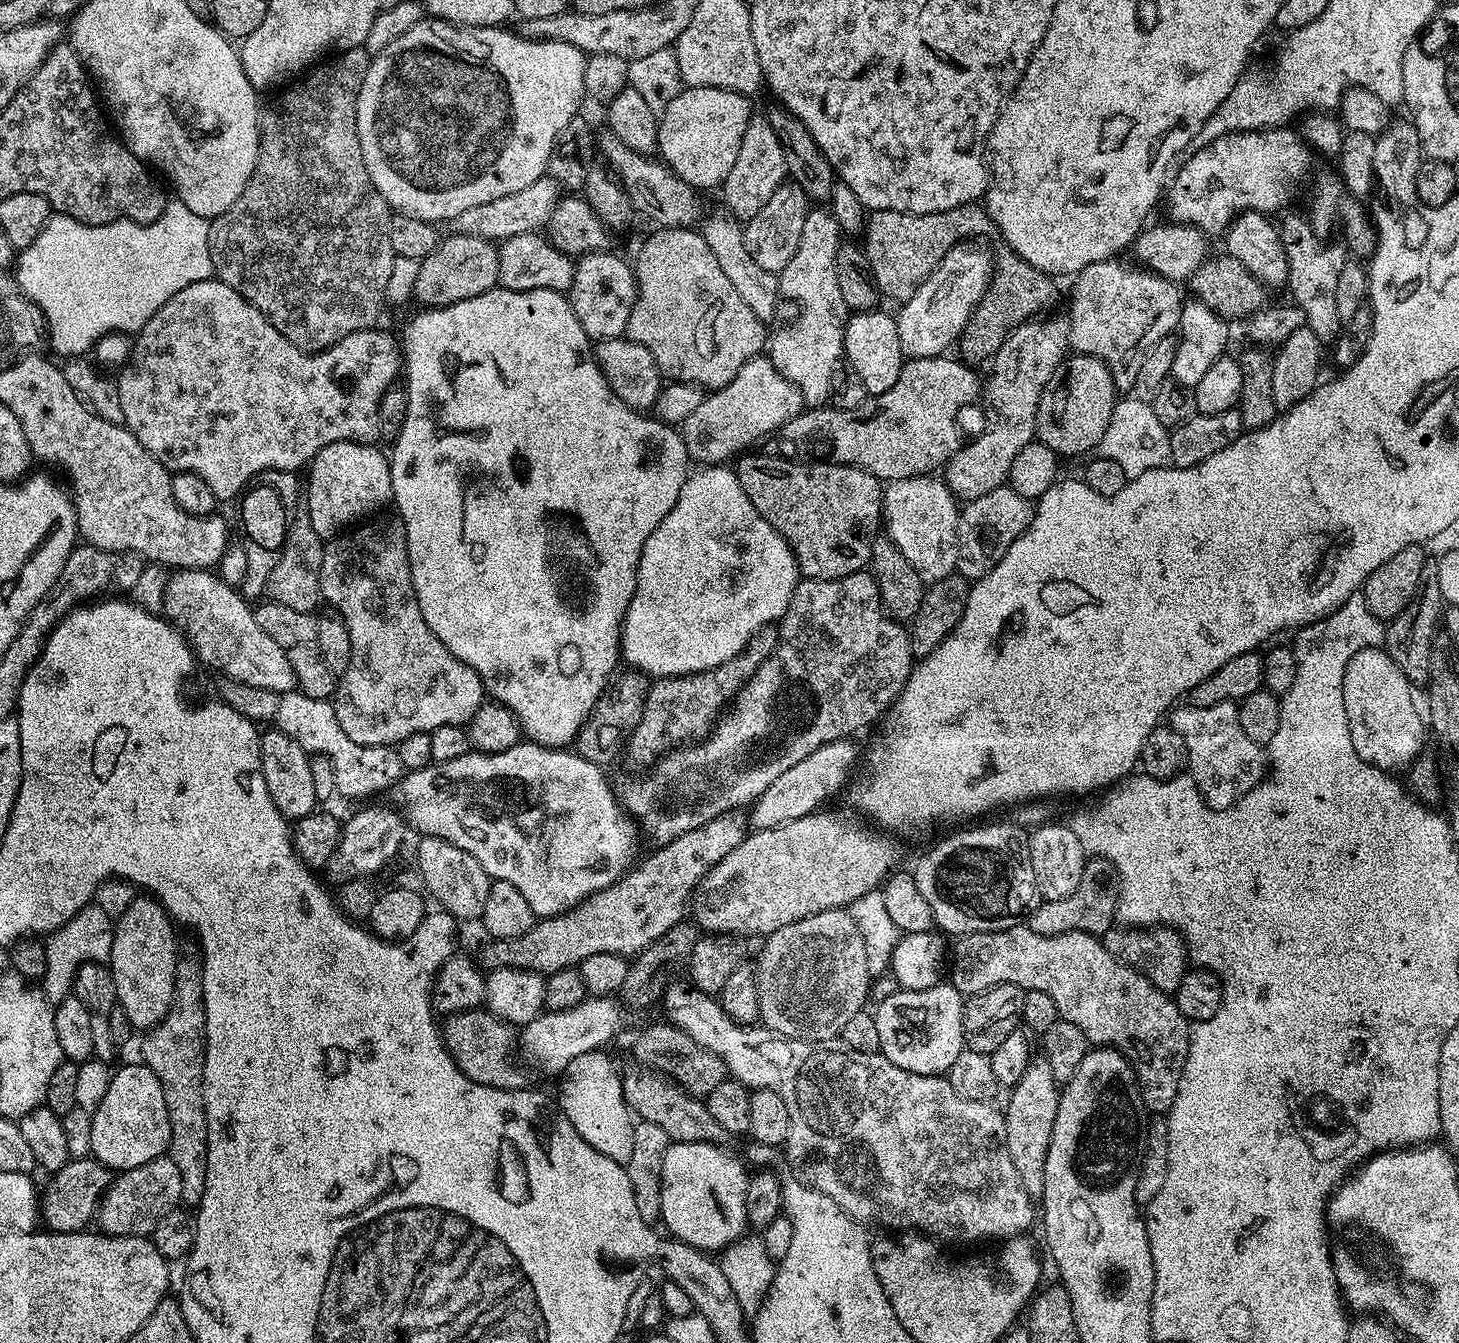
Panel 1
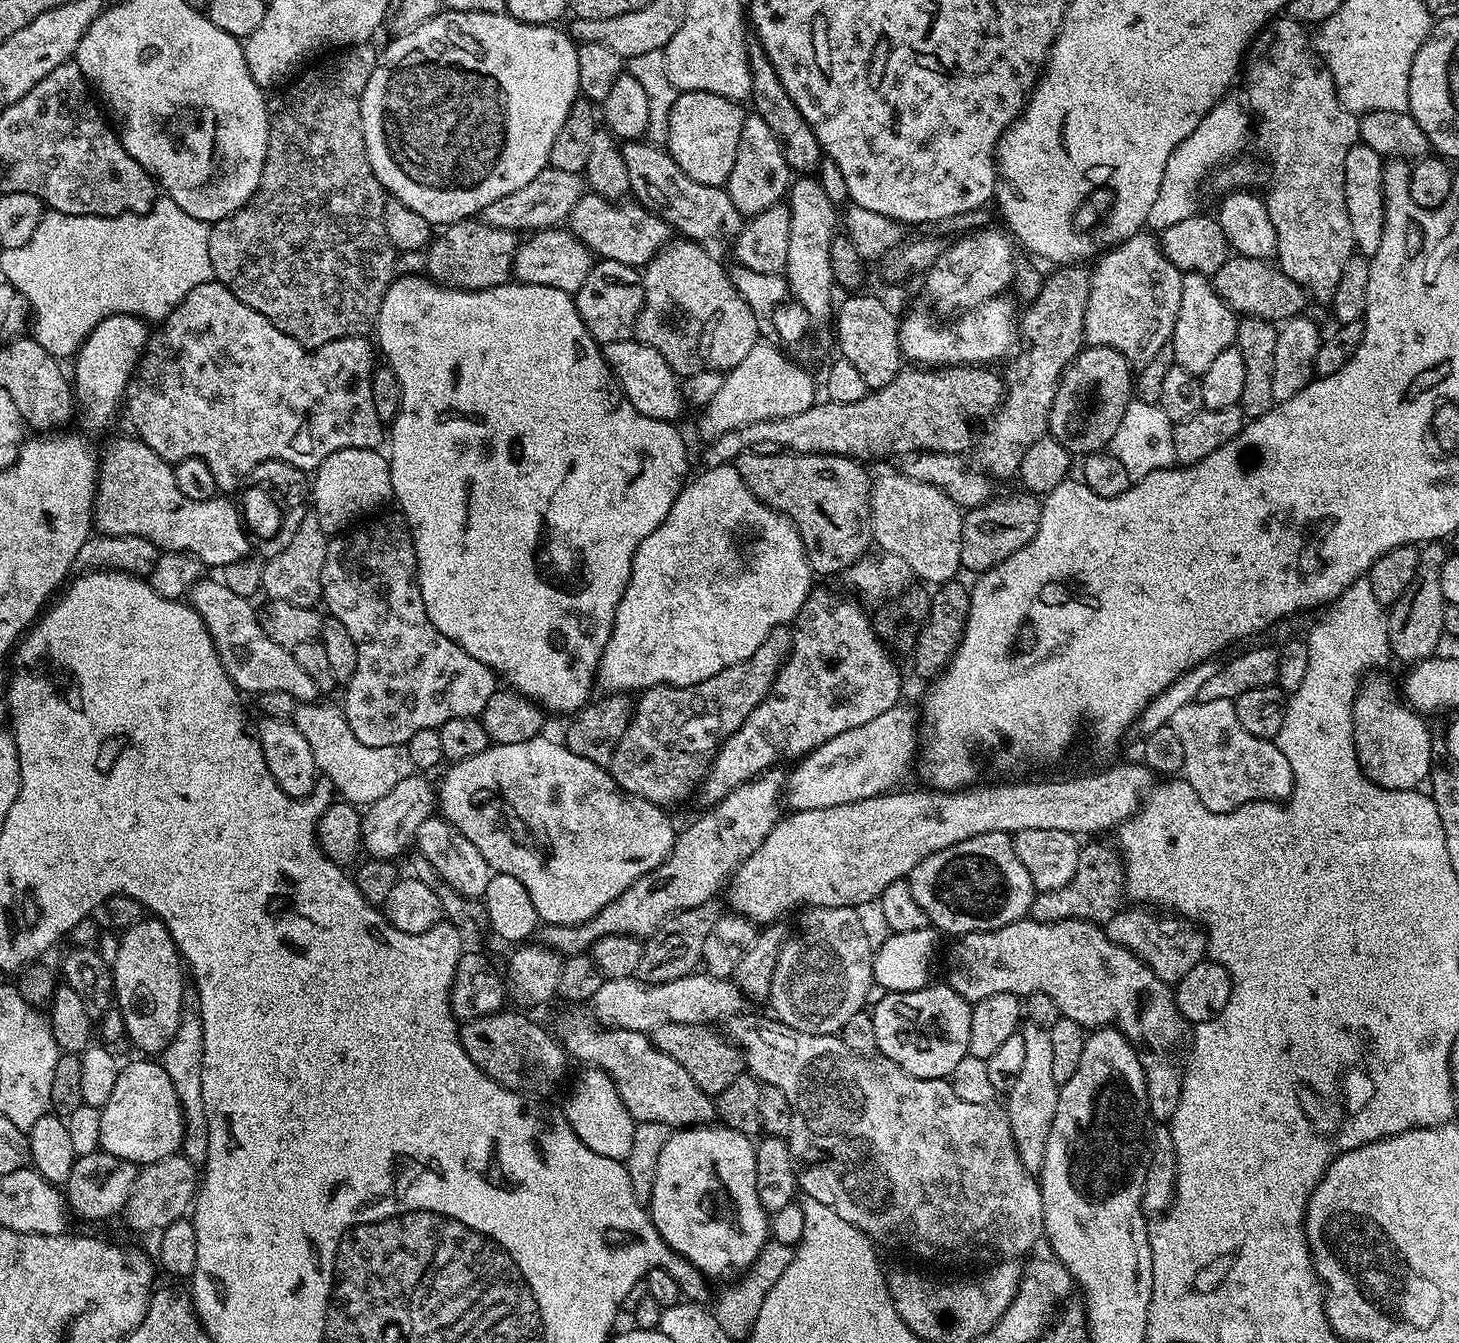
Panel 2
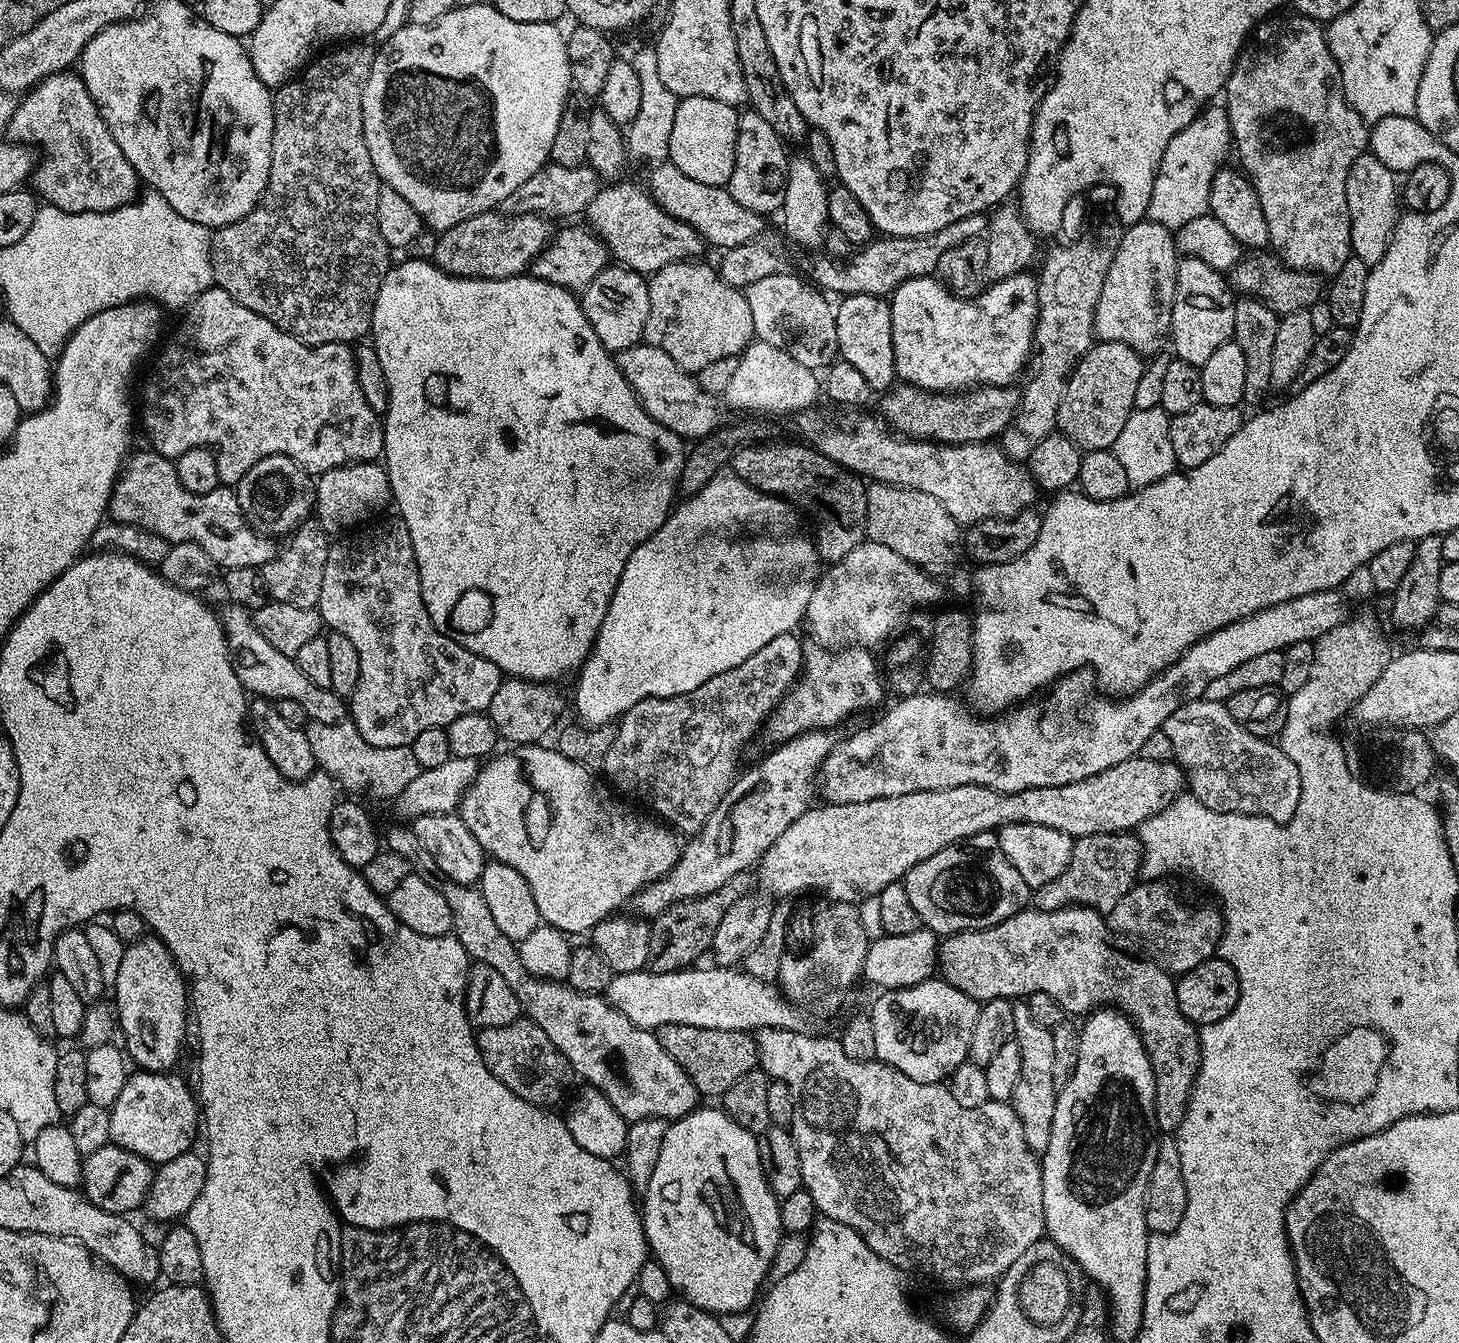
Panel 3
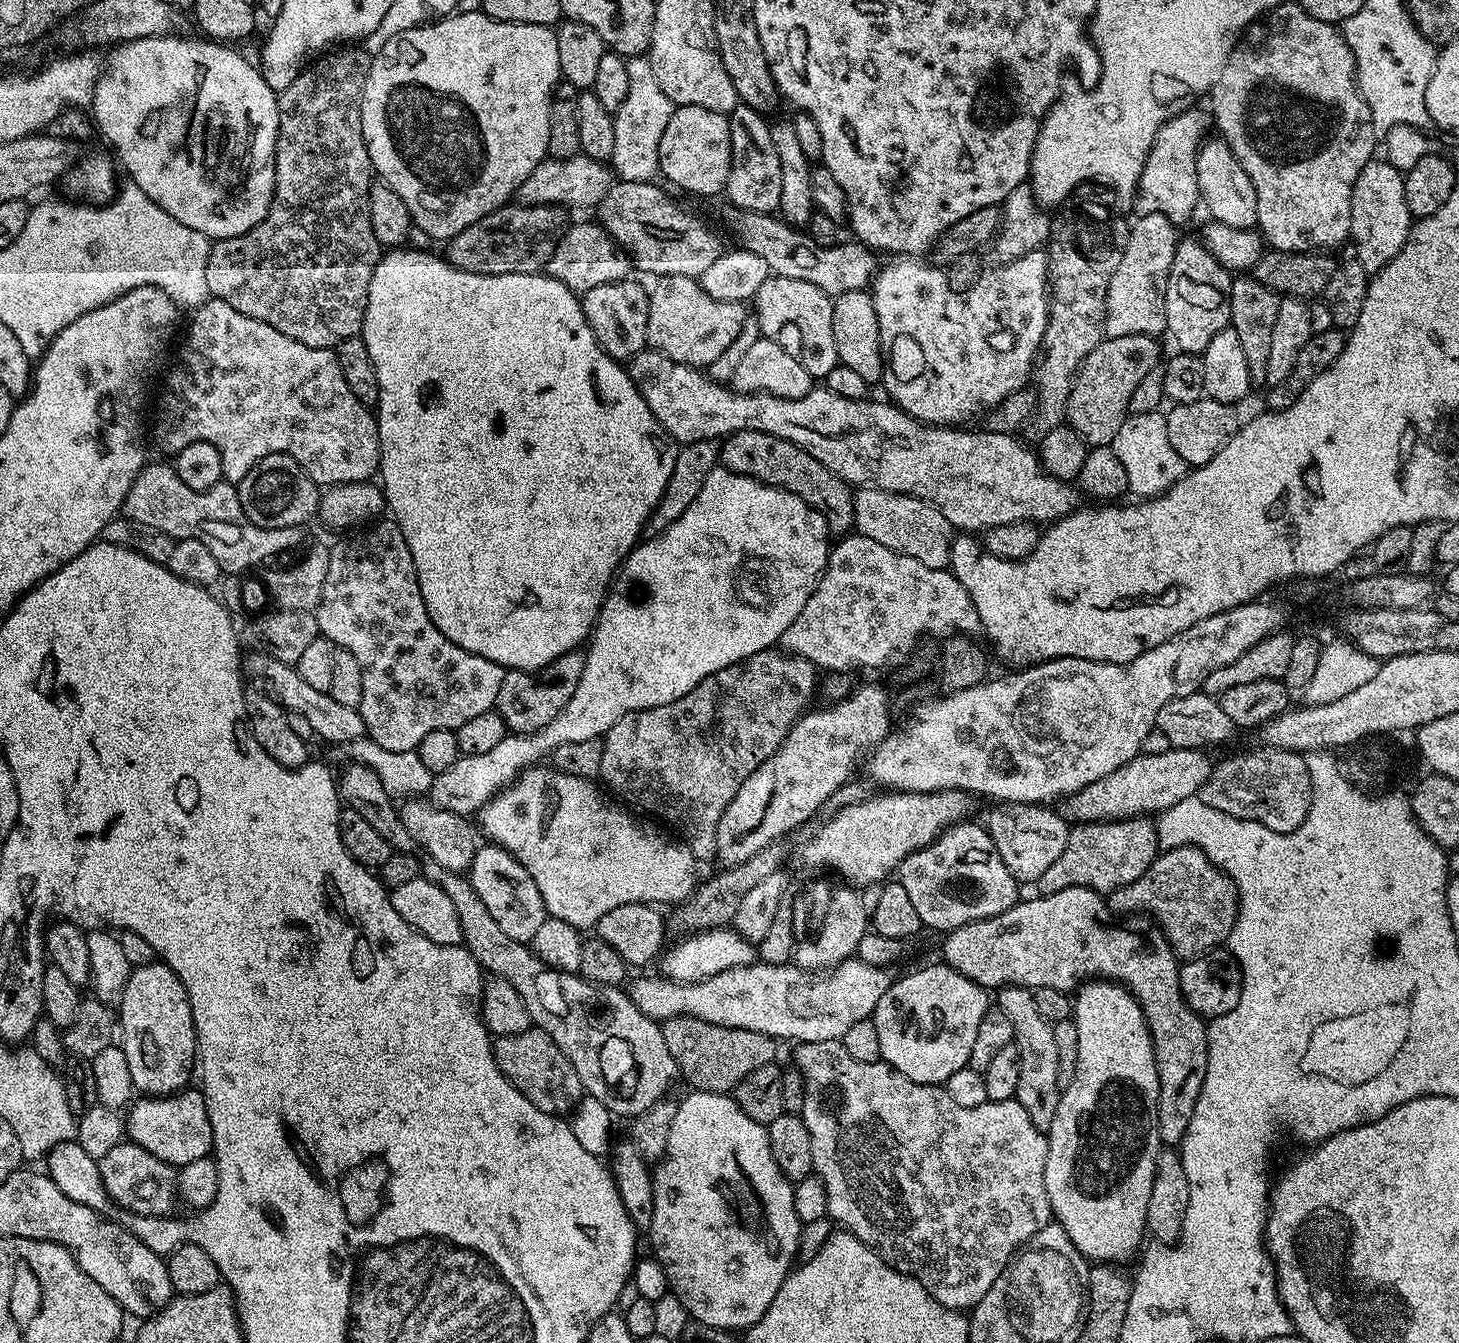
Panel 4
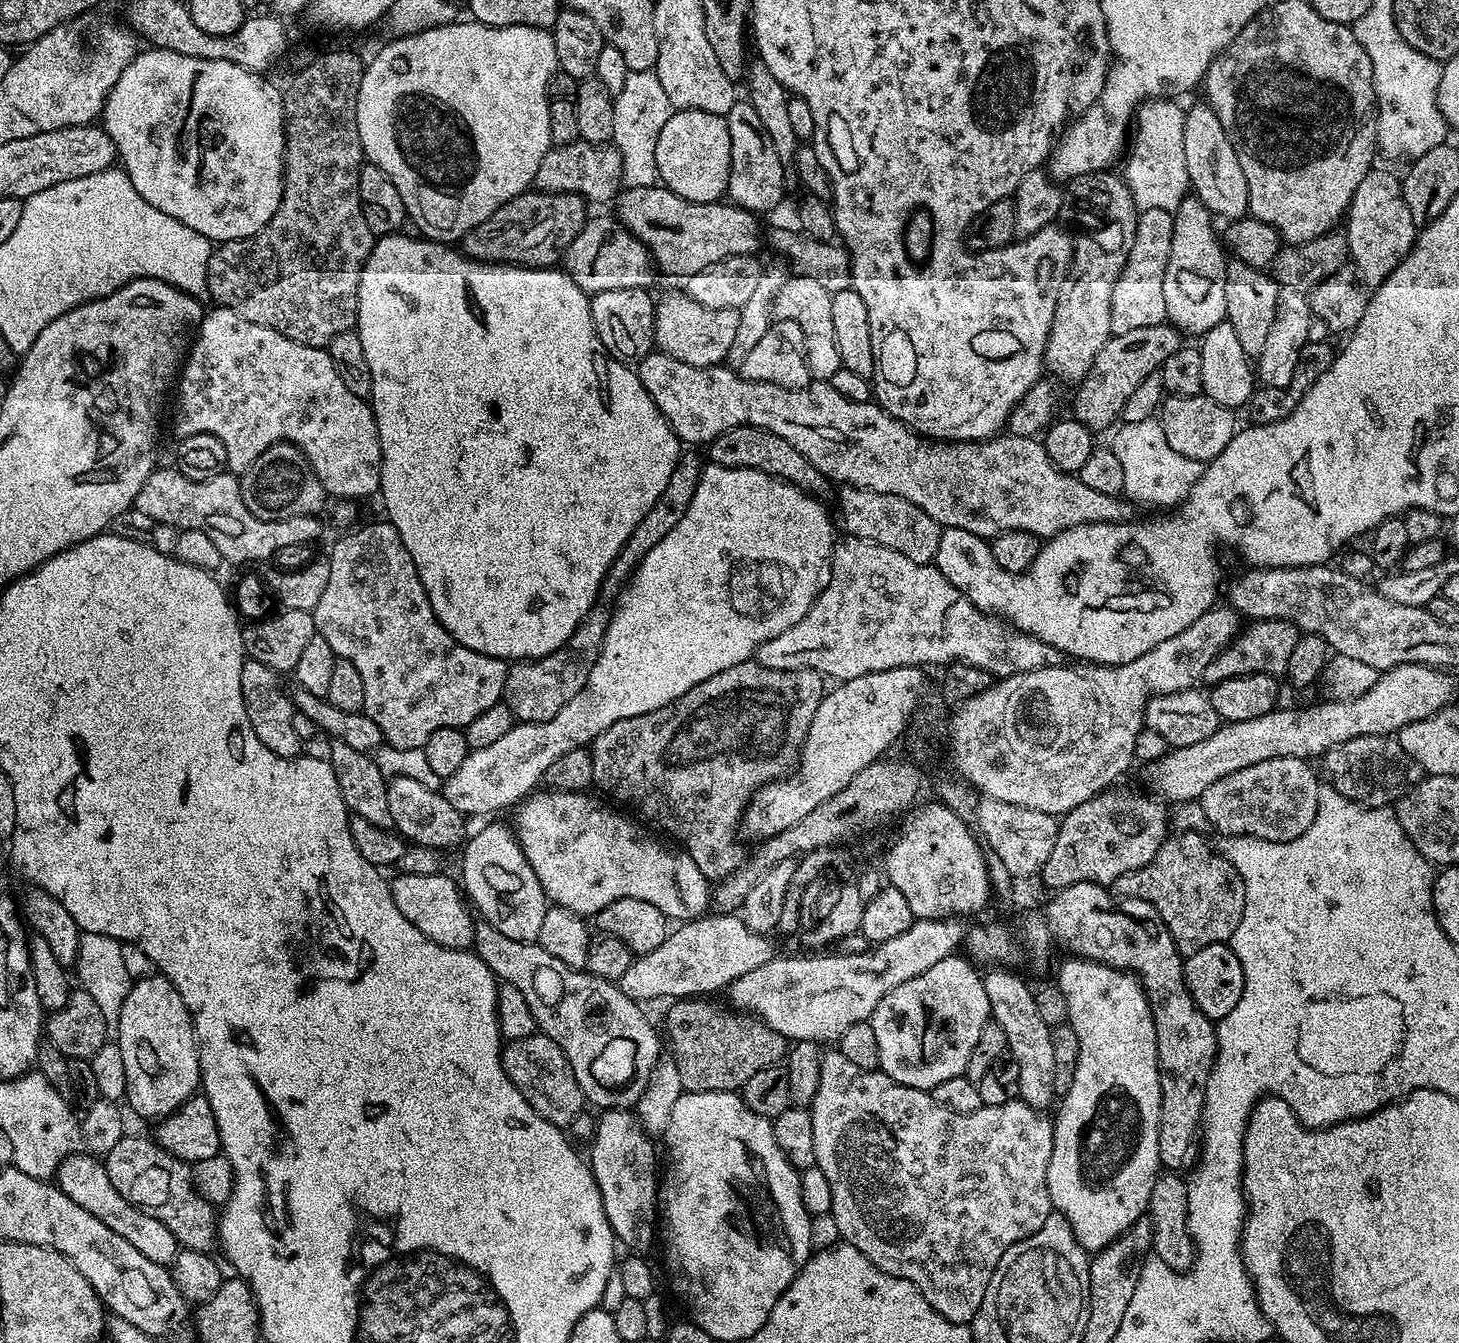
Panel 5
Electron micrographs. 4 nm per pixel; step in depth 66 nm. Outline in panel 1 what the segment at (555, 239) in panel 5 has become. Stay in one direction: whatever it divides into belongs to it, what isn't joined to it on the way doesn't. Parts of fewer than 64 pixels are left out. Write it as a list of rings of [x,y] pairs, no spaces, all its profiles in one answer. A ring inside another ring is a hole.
[[[461,232],[445,235],[440,245],[427,258],[420,261],[418,278],[412,287],[415,303],[420,303],[424,308],[445,308],[454,302],[462,302],[466,298],[491,292],[500,282],[499,253],[499,247],[486,238]]]

